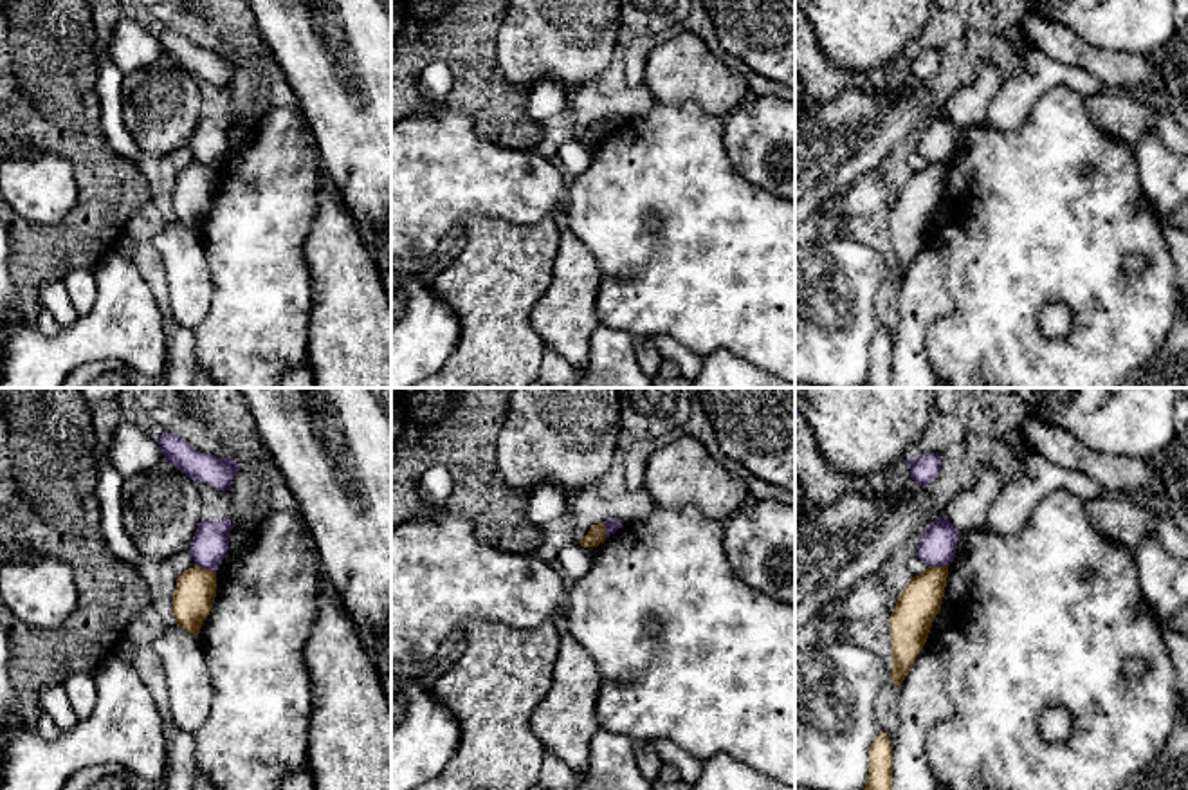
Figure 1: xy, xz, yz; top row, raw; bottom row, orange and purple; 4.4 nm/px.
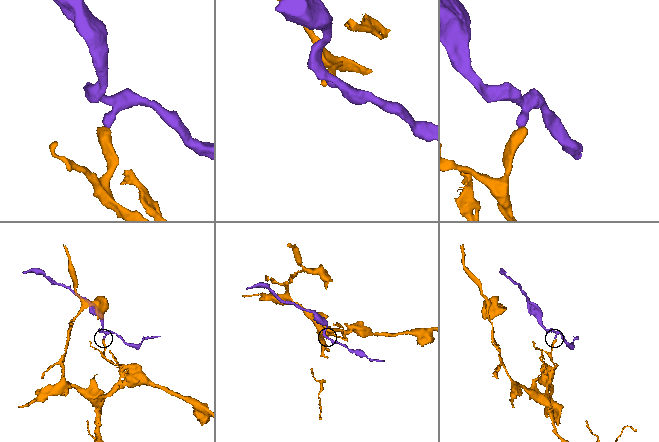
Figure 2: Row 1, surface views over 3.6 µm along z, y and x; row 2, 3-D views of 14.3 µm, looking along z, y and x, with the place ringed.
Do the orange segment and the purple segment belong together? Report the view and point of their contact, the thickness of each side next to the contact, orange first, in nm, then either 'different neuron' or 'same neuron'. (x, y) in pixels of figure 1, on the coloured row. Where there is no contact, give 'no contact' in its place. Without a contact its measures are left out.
xy (204, 569) | 190/170 nm | different neuron

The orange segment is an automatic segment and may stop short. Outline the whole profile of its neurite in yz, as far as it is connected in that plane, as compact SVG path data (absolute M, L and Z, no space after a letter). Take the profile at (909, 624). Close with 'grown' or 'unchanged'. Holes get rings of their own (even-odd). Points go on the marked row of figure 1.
M928 566L921 575L912 577L898 595L889 617L889 635L894 666L892 684L900 689L941 610L946 577L948 566Z; unchanged

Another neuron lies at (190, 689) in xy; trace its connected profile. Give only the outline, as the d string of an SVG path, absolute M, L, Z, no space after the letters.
M175 624L164 629L153 648L166 673L169 714L178 729L193 734L206 723L213 702L202 644L196 635Z

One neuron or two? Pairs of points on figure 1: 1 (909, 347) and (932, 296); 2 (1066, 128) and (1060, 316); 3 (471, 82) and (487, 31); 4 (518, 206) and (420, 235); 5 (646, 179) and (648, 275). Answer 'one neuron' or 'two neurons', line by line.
1: one neuron
2: two neurons
3: one neuron
4: one neuron
5: one neuron

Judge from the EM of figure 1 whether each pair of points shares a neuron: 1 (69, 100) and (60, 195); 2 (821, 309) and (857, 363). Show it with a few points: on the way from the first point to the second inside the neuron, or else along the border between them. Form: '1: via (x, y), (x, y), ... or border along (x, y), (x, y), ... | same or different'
1: border along (33, 145), (62, 156), (71, 165), (74, 201) | different
2: via (821, 321), (821, 327), (844, 350) | same

